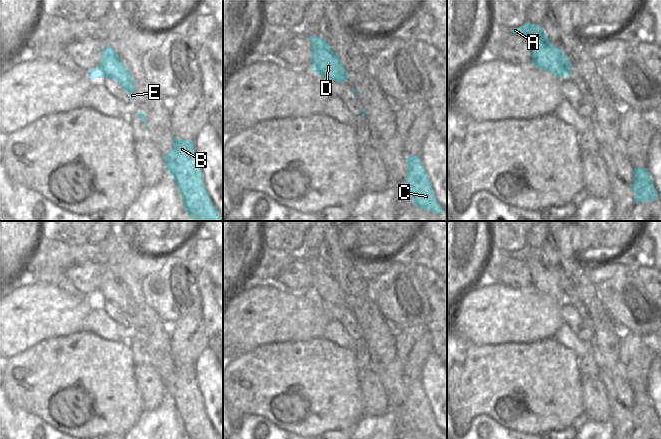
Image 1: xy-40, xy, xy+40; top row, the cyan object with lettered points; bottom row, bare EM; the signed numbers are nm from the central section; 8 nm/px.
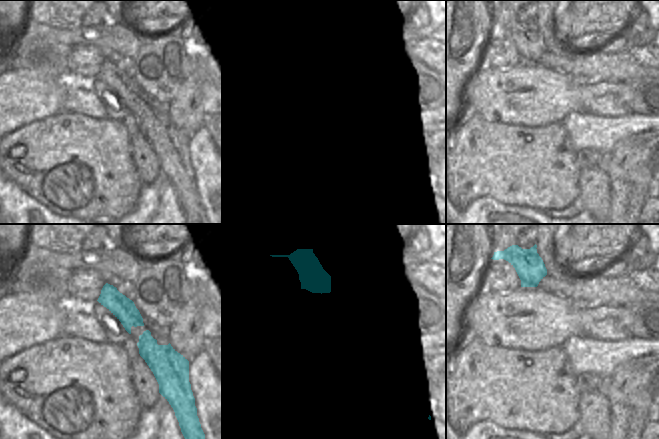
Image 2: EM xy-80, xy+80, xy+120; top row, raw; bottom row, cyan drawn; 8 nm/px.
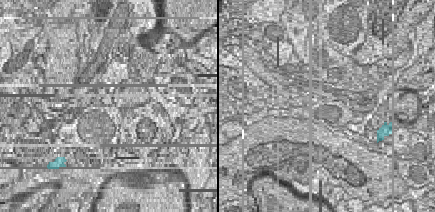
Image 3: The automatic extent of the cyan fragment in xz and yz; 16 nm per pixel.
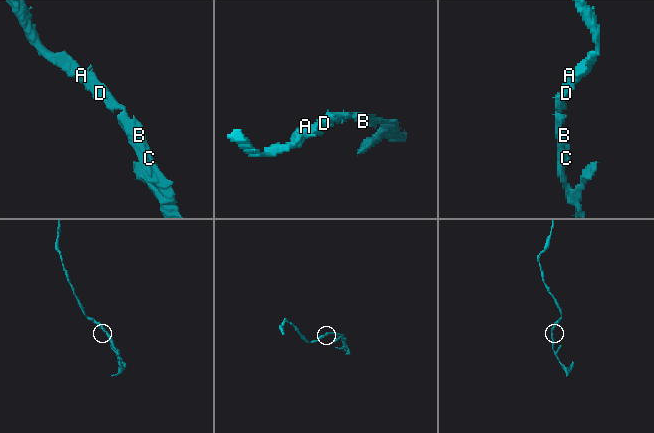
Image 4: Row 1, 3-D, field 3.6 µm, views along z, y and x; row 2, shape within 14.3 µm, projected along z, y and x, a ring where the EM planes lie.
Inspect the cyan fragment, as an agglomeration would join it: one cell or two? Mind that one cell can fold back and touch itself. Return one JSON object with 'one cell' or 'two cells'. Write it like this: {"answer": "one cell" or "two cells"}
{"answer": "one cell"}

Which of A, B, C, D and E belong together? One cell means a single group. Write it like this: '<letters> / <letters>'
A B C D E

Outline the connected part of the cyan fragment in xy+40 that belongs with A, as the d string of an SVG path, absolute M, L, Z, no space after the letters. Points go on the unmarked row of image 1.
M526 246L519 252L510 252L510 255L512 258L523 258L526 261L535 291L562 303L571 298L569 282L548 264L540 248Z

